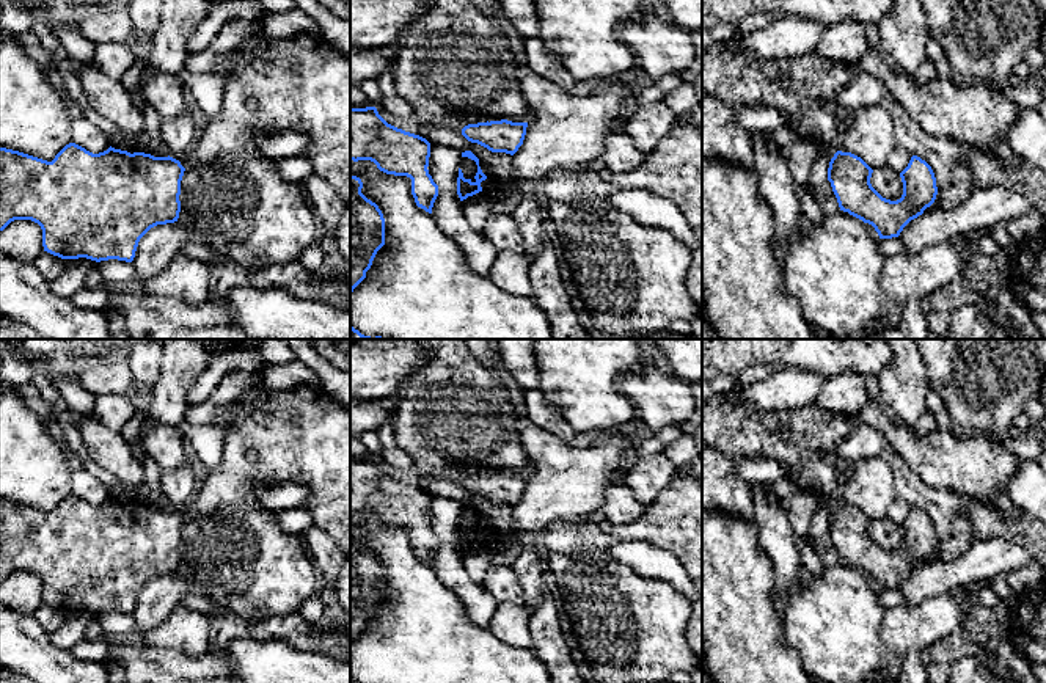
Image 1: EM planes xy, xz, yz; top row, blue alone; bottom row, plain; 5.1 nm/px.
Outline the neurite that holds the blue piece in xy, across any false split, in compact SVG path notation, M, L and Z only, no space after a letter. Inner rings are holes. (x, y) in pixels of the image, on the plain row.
M69 495L52 513L0 499L0 583L14 572L31 572L42 581L44 603L61 611L86 609L96 614L118 611L132 614L140 590L154 578L174 575L181 564L181 532L185 520L173 509L154 509L108 499L93 506Z

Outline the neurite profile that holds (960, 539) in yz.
M958 510L953 513L952 532L945 540L938 540L938 553L942 561L953 561L972 545L972 523L969 517Z

